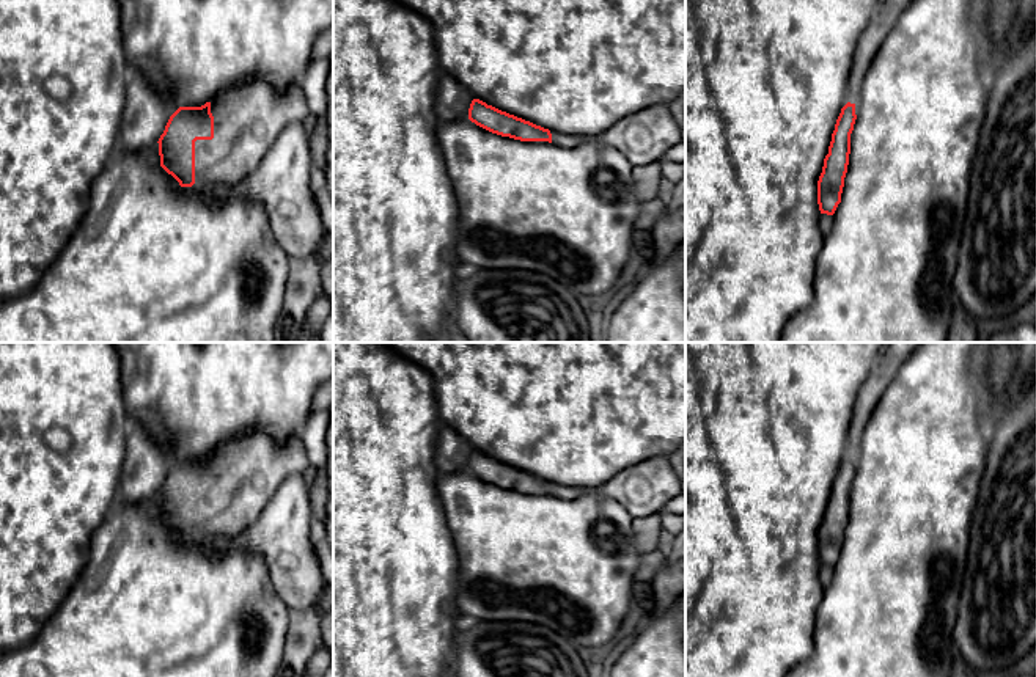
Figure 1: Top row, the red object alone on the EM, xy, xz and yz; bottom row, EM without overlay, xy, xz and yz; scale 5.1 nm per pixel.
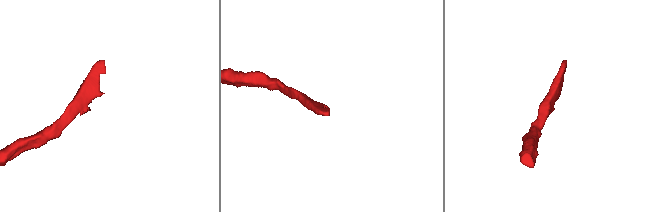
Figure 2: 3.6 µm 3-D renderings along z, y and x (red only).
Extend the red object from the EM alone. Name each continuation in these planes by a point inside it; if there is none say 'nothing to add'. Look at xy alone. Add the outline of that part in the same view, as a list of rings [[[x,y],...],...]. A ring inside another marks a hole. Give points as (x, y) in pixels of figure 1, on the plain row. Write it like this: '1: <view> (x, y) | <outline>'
1: xy (247, 470) | [[[247,432],[223,440],[211,451],[214,490],[195,493],[195,537],[200,540],[230,540],[252,526],[274,496],[278,485],[292,473],[303,473],[310,460],[302,435]]]

